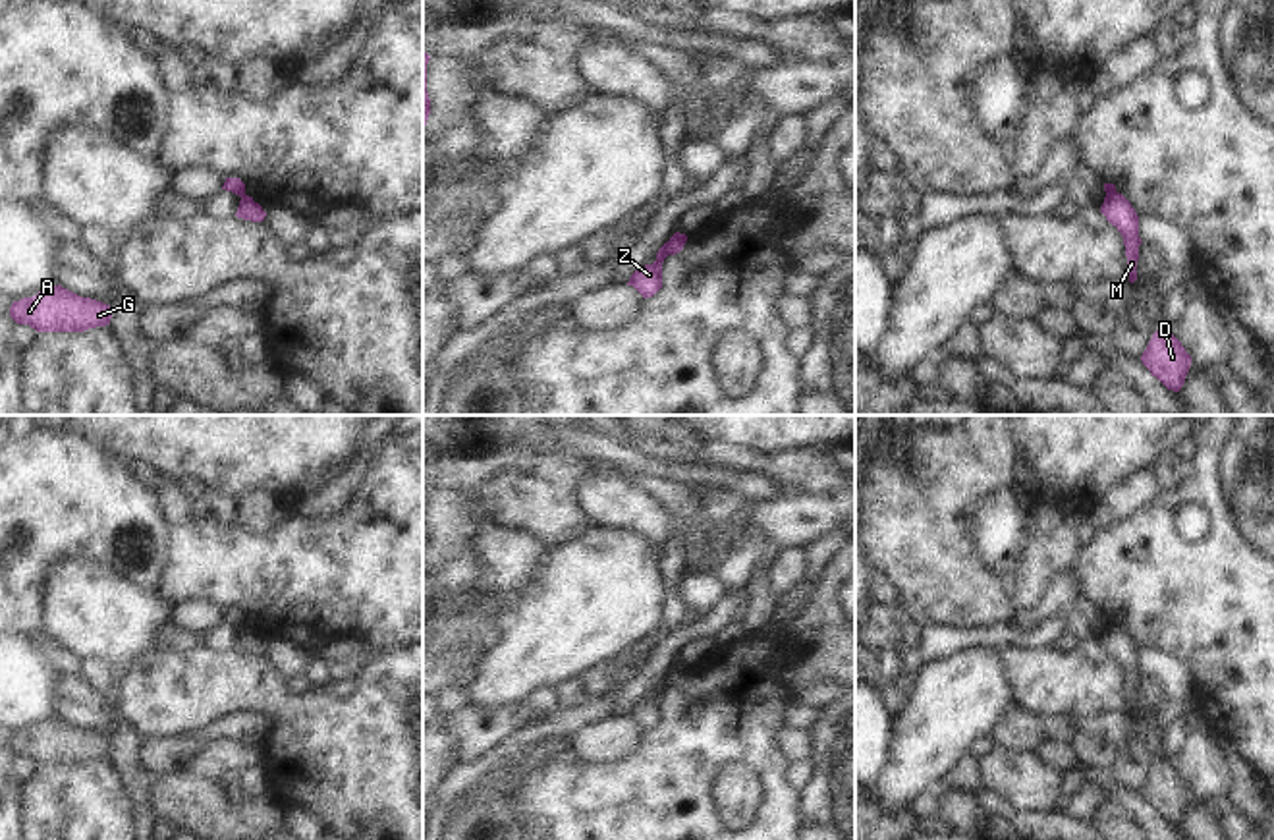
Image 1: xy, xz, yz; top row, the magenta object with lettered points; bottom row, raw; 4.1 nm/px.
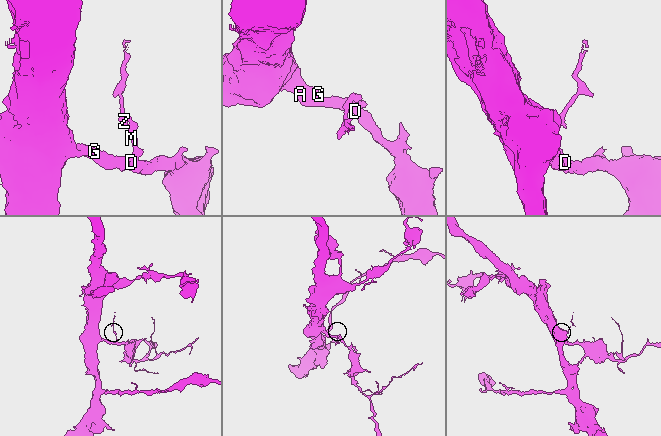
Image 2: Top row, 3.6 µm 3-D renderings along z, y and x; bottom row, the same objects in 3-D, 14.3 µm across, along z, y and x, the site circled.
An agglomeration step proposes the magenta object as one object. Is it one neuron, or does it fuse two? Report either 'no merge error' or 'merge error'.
merge error

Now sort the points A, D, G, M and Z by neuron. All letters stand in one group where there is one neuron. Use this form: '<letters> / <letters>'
A D G M / Z

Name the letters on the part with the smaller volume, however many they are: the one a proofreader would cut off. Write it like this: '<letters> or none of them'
Z

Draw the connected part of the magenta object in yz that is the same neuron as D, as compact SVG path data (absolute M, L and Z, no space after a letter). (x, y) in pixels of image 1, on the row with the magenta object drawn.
M1156 330L1141 361L1168 390L1179 392L1193 359L1174 334Z

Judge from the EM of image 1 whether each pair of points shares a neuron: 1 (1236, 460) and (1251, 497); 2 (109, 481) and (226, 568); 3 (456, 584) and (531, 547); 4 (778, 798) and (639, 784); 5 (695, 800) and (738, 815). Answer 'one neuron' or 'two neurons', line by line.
1: one neuron
2: two neurons
3: two neurons
4: one neuron
5: two neurons

